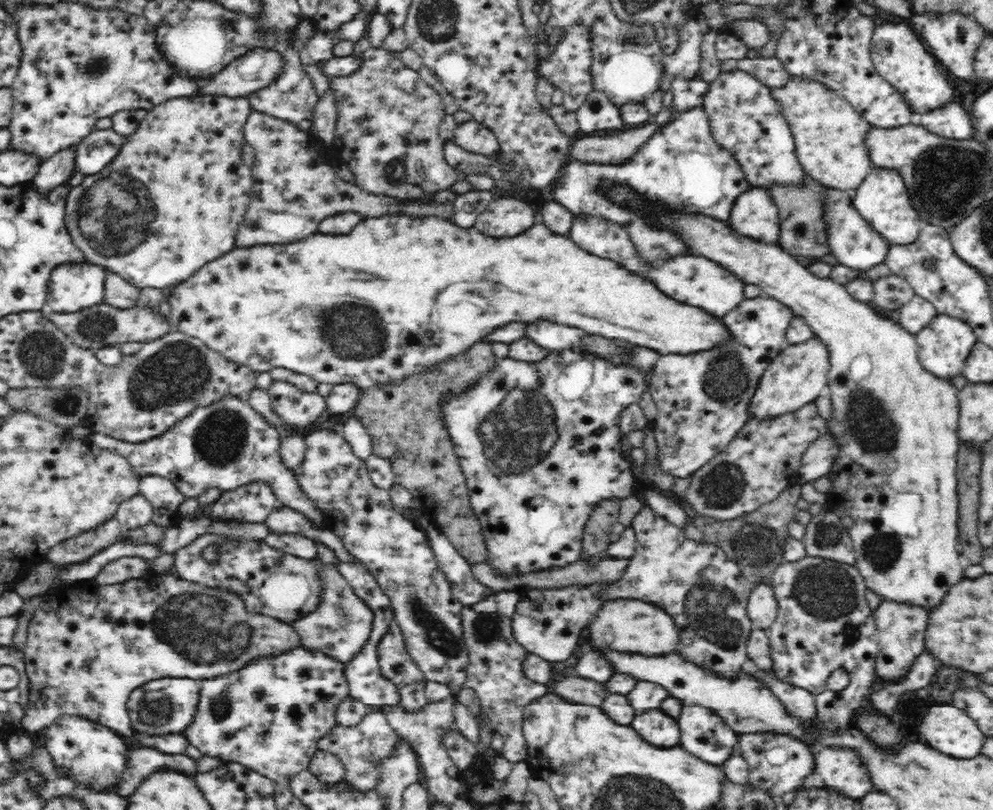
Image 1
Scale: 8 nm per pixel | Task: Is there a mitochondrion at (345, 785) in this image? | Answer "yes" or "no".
no

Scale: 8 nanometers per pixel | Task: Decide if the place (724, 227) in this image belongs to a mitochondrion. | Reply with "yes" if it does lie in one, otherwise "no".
no

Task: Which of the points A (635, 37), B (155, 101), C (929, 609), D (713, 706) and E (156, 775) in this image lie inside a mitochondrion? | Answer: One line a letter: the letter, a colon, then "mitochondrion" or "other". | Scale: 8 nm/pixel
A: mitochondrion
B: other
C: other
D: other
E: other

